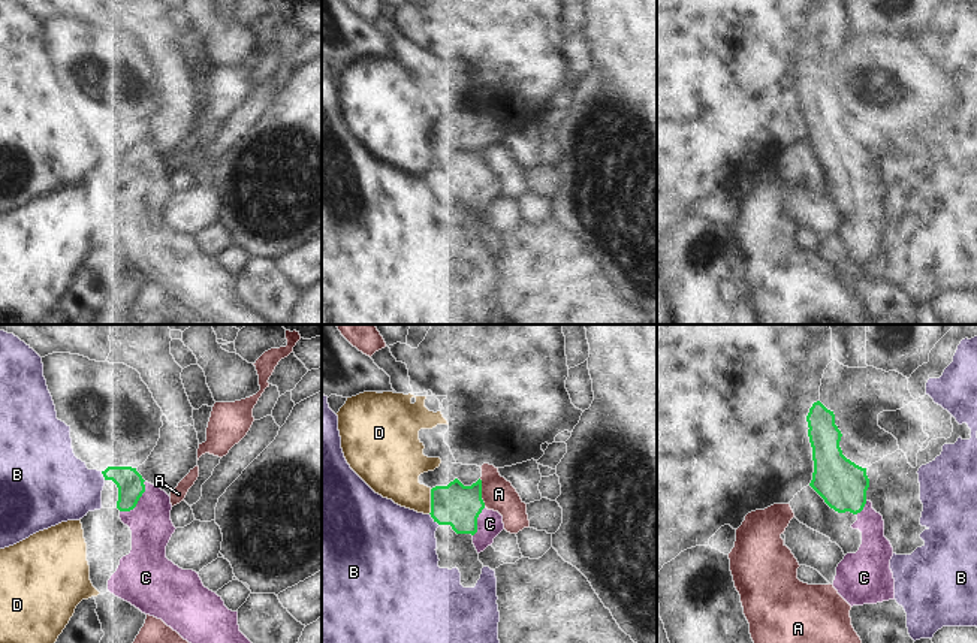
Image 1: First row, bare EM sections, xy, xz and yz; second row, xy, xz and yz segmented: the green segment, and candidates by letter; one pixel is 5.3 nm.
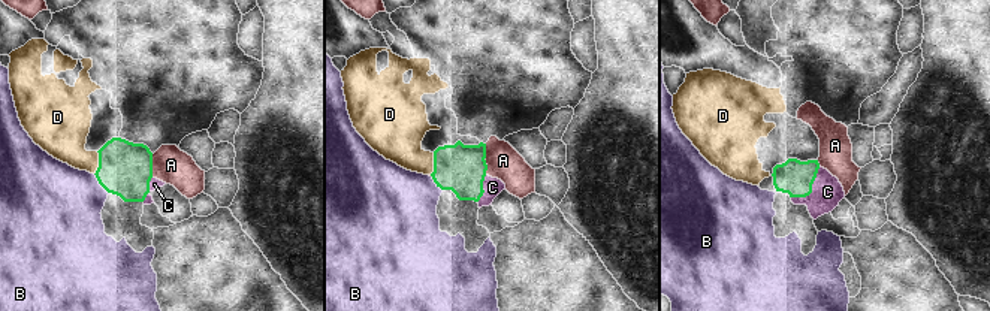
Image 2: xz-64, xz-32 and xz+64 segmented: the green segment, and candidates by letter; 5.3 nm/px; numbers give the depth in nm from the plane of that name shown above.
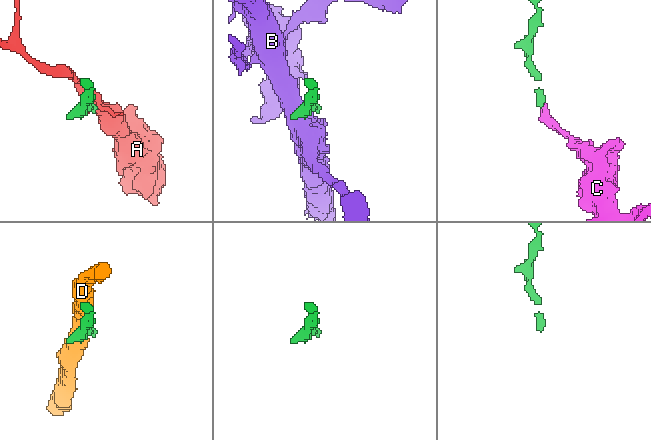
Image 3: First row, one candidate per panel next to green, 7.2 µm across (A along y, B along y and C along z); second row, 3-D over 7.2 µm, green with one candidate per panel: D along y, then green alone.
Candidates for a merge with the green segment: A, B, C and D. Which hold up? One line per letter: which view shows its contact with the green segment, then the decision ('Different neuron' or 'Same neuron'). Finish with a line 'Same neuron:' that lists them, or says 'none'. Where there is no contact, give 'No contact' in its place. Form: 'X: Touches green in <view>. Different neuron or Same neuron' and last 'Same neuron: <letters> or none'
A: Touches green in xz. Different neuron
B: Touches green in xz. Different neuron
C: Touches green in xy. Same neuron
D: Touches green in xz. Different neuron
Same neuron: C

